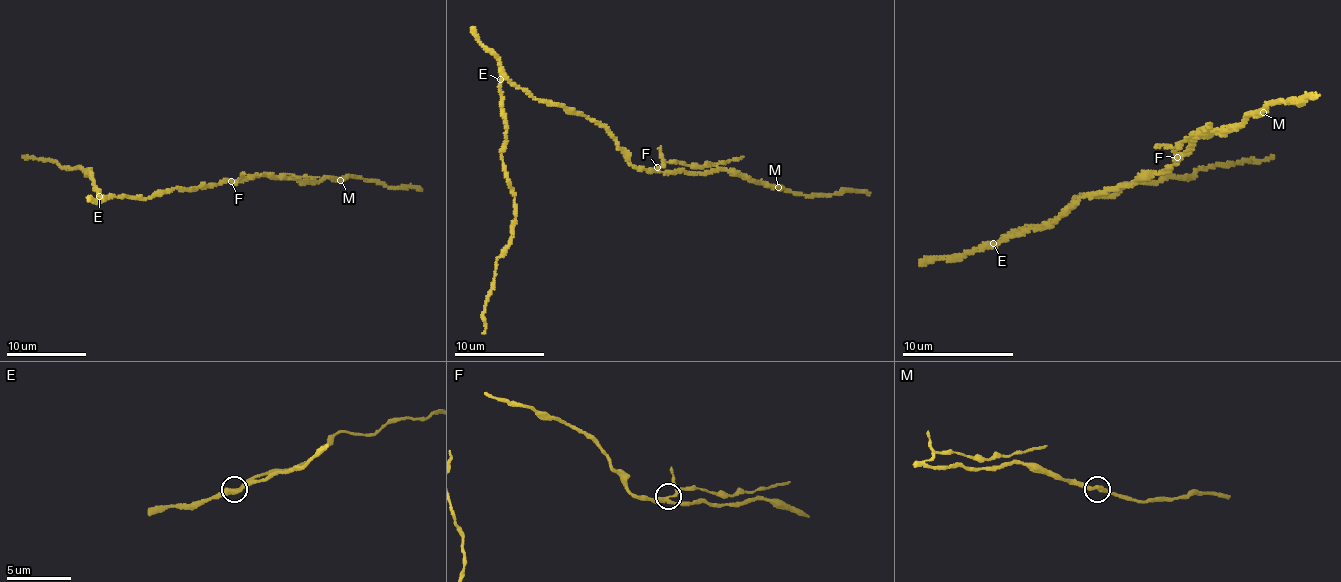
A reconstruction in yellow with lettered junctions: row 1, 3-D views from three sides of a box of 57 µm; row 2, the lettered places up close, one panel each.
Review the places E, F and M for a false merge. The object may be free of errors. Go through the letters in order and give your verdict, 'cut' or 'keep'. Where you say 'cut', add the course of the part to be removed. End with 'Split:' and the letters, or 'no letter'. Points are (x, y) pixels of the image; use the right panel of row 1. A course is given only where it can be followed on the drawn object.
E: keep
F: cut; course (1176, 156), (1178, 158), (1175, 148), (1210, 123)
M: keep
Split: F

